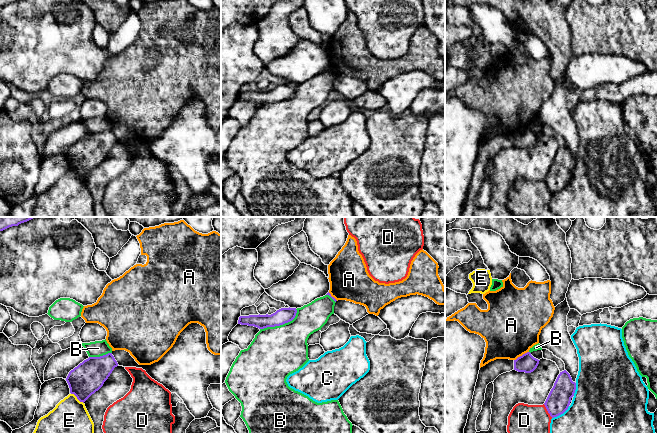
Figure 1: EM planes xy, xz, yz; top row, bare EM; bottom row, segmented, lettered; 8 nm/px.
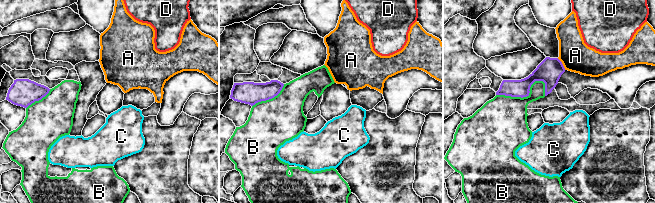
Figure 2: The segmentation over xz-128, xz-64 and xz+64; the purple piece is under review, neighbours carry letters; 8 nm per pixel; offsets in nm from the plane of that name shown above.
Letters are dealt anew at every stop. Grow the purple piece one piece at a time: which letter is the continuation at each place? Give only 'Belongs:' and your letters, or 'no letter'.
Belongs: no letter

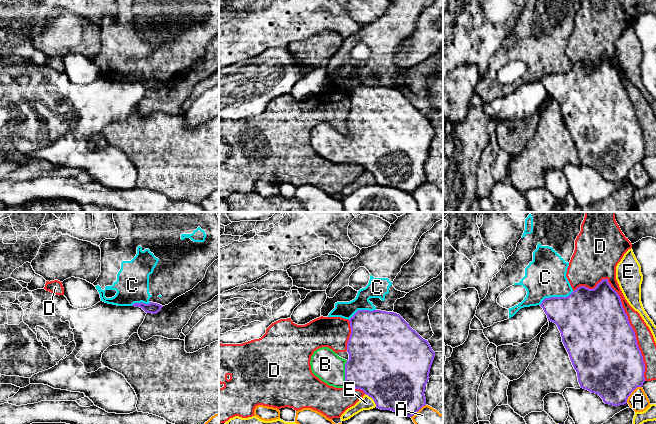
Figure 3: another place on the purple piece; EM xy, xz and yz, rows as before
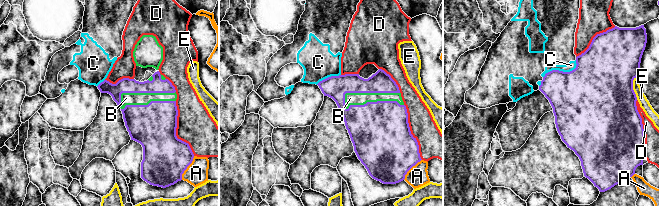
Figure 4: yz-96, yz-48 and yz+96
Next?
Belongs: B

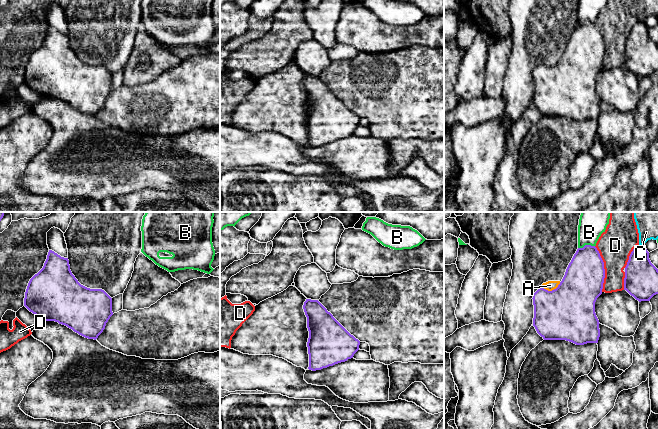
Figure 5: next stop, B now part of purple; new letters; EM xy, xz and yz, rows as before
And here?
Belongs: no letter

